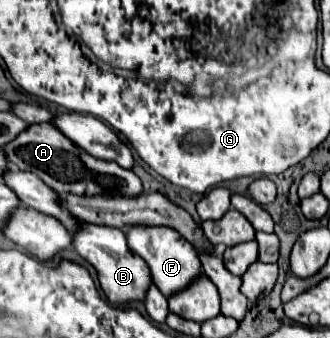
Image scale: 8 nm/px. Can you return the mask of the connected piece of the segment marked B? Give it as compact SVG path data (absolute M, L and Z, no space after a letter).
M81 223L81 229L77 229L71 237L73 237L75 251L97 269L101 289L111 303L123 305L129 301L143 301L145 299L145 289L151 283L149 267L145 265L145 261L139 255L135 255L127 249L125 235L121 229L93 225L93 223Z

